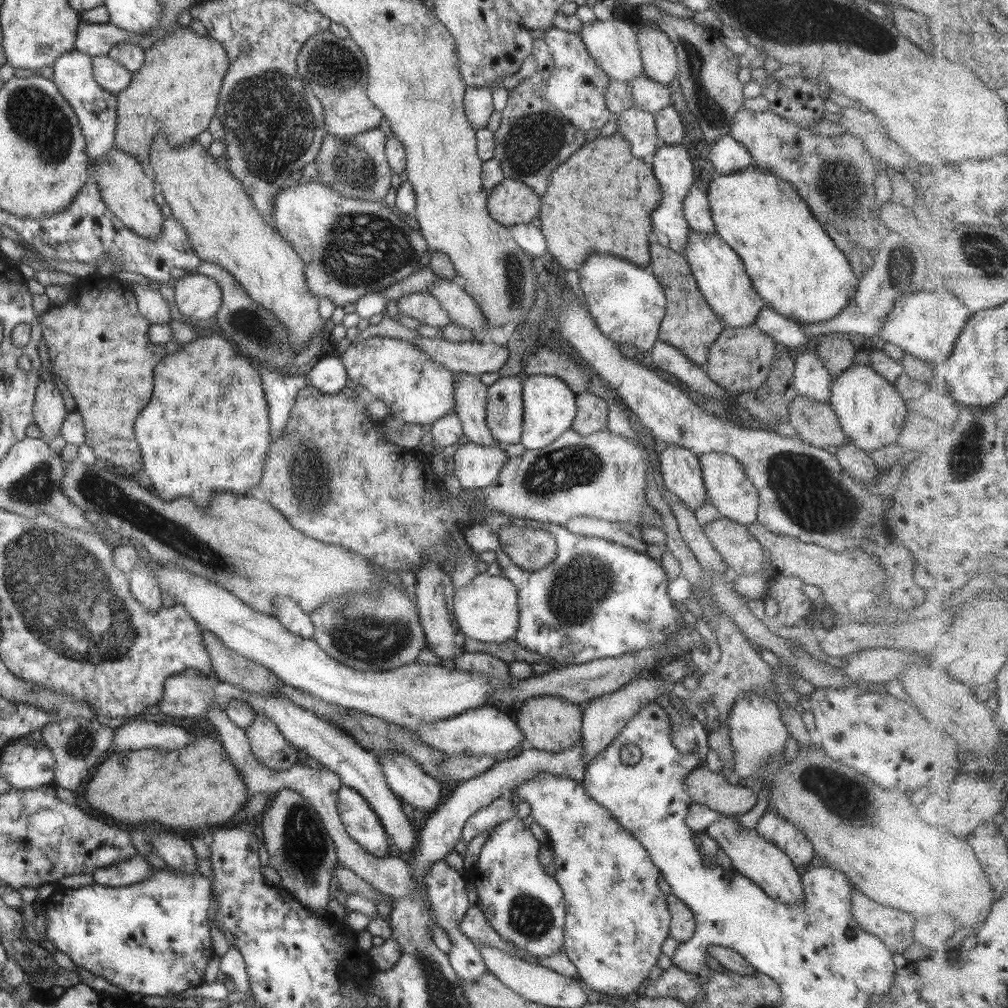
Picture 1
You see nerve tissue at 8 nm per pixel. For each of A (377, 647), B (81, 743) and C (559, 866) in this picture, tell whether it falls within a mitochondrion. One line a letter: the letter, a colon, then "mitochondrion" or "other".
A: mitochondrion
B: mitochondrion
C: other

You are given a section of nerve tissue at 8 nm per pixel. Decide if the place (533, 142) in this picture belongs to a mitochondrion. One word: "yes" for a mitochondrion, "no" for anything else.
yes

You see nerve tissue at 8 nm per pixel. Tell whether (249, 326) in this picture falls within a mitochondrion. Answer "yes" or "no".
yes

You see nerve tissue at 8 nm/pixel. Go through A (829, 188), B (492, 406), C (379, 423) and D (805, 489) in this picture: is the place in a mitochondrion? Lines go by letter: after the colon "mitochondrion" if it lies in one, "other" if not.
A: mitochondrion
B: other
C: other
D: mitochondrion

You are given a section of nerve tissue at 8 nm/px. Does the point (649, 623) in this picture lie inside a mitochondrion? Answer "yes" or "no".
no

